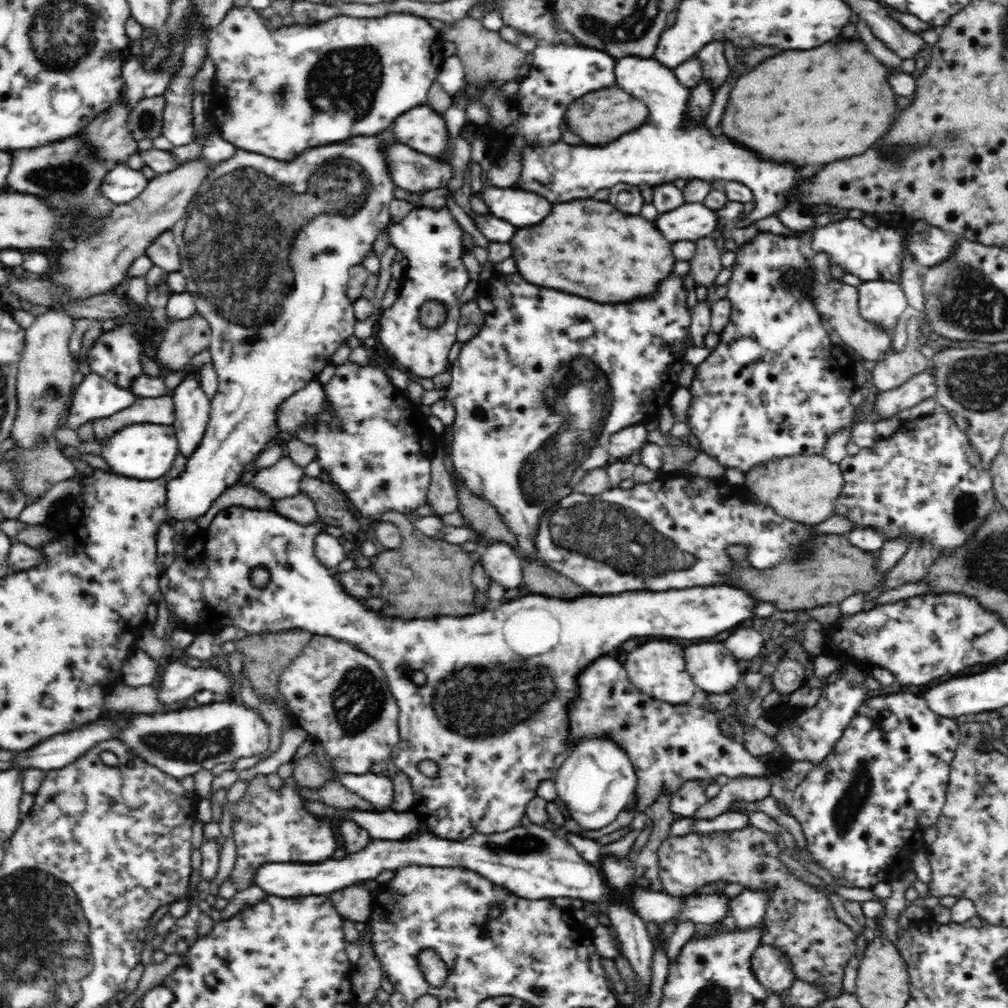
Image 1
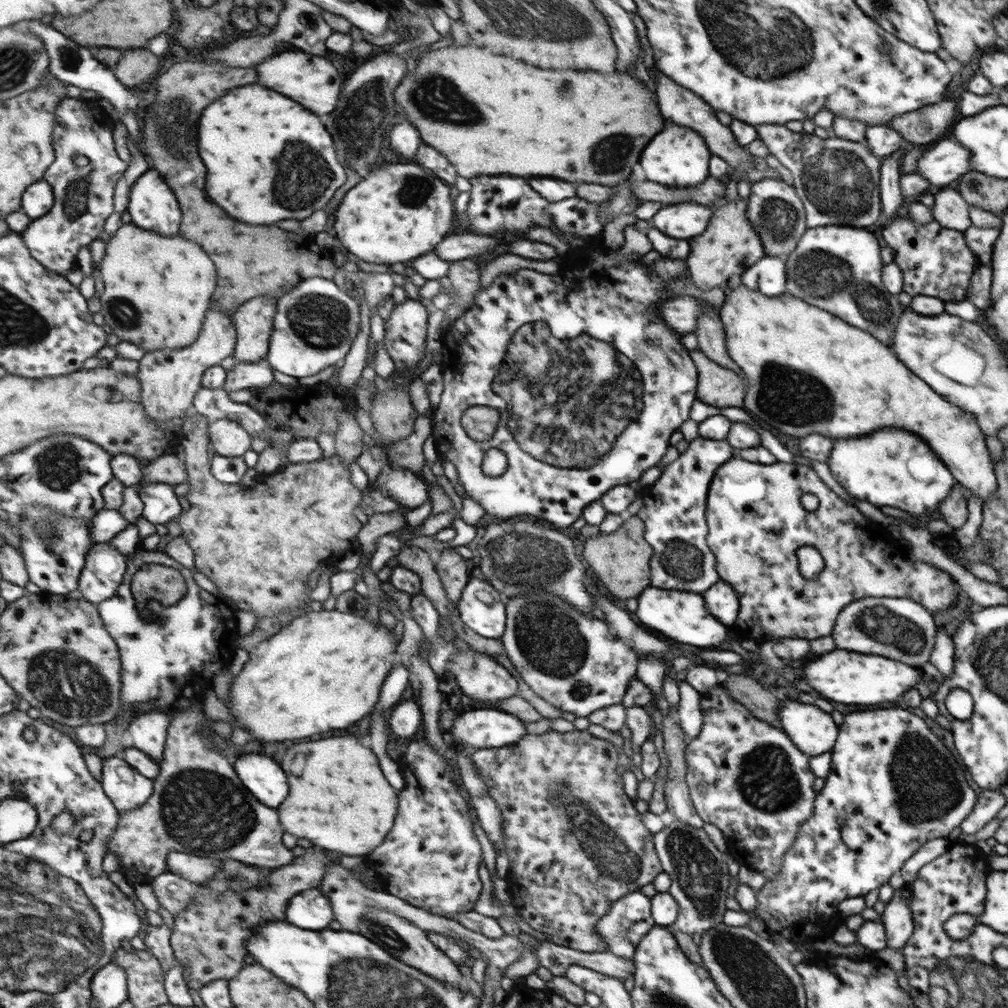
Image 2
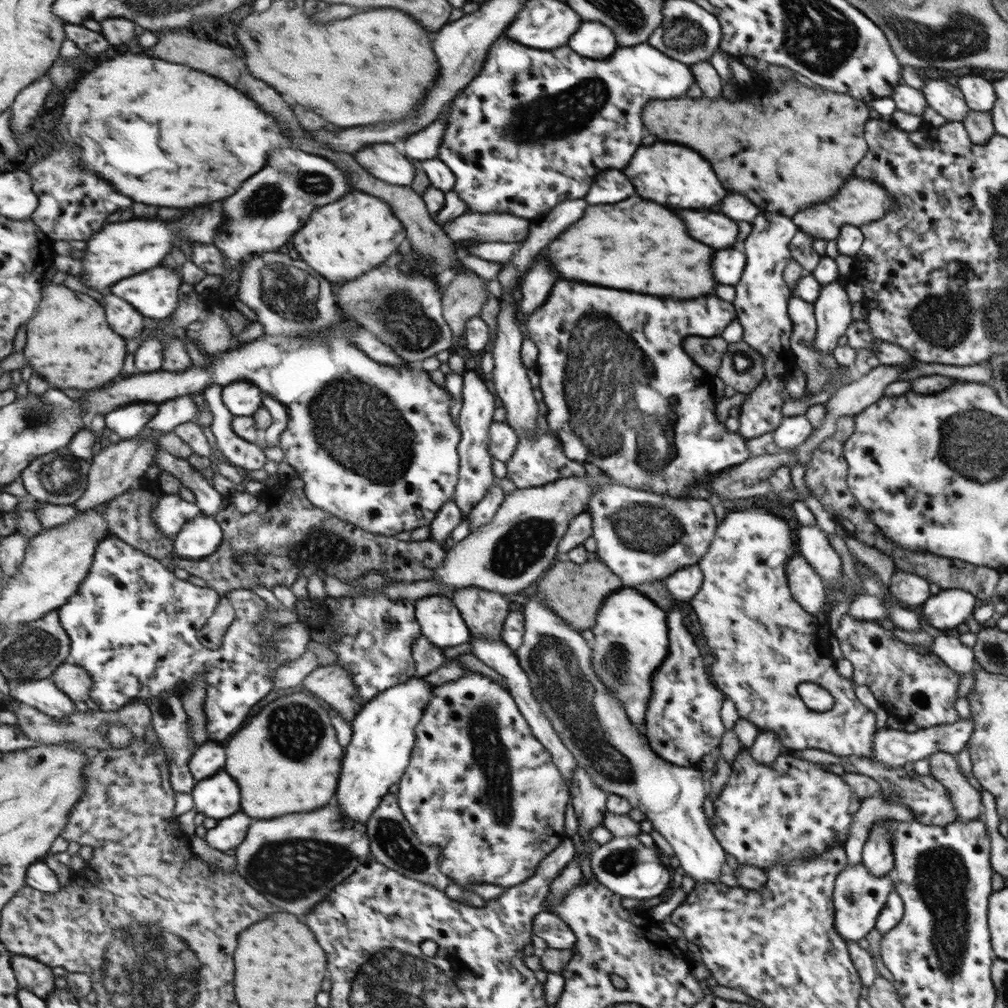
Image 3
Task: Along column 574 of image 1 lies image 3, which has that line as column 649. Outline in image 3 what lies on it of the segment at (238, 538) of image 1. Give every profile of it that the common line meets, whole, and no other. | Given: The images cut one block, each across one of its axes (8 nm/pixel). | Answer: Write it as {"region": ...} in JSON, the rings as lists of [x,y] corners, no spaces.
{"region":[[[621,588],[615,594],[606,596],[596,613],[595,624],[590,627],[594,634],[590,644],[595,676],[622,702],[628,719],[643,736],[653,672],[668,654],[667,628],[665,612],[659,610],[655,602],[631,588]]]}

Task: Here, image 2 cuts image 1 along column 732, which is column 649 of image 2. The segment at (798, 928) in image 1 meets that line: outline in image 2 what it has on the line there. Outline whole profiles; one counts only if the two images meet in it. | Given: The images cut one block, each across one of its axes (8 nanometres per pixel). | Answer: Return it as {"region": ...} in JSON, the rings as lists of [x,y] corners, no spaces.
{"region":[[[549,730],[538,735],[525,734],[521,740],[511,745],[496,748],[474,749],[468,756],[476,770],[478,778],[485,787],[486,794],[495,802],[500,812],[500,831],[504,844],[504,852],[507,854],[509,863],[507,875],[504,878],[507,882],[511,905],[516,913],[533,930],[542,932],[552,944],[571,948],[583,953],[595,953],[607,951],[605,942],[598,936],[597,922],[610,910],[610,906],[619,898],[627,894],[639,891],[639,888],[650,884],[662,873],[662,865],[658,856],[655,856],[654,833],[647,830],[645,824],[641,824],[641,814],[633,808],[633,802],[623,794],[623,780],[615,772],[617,766],[617,752],[607,740],[590,735],[587,730],[557,733]]]}

